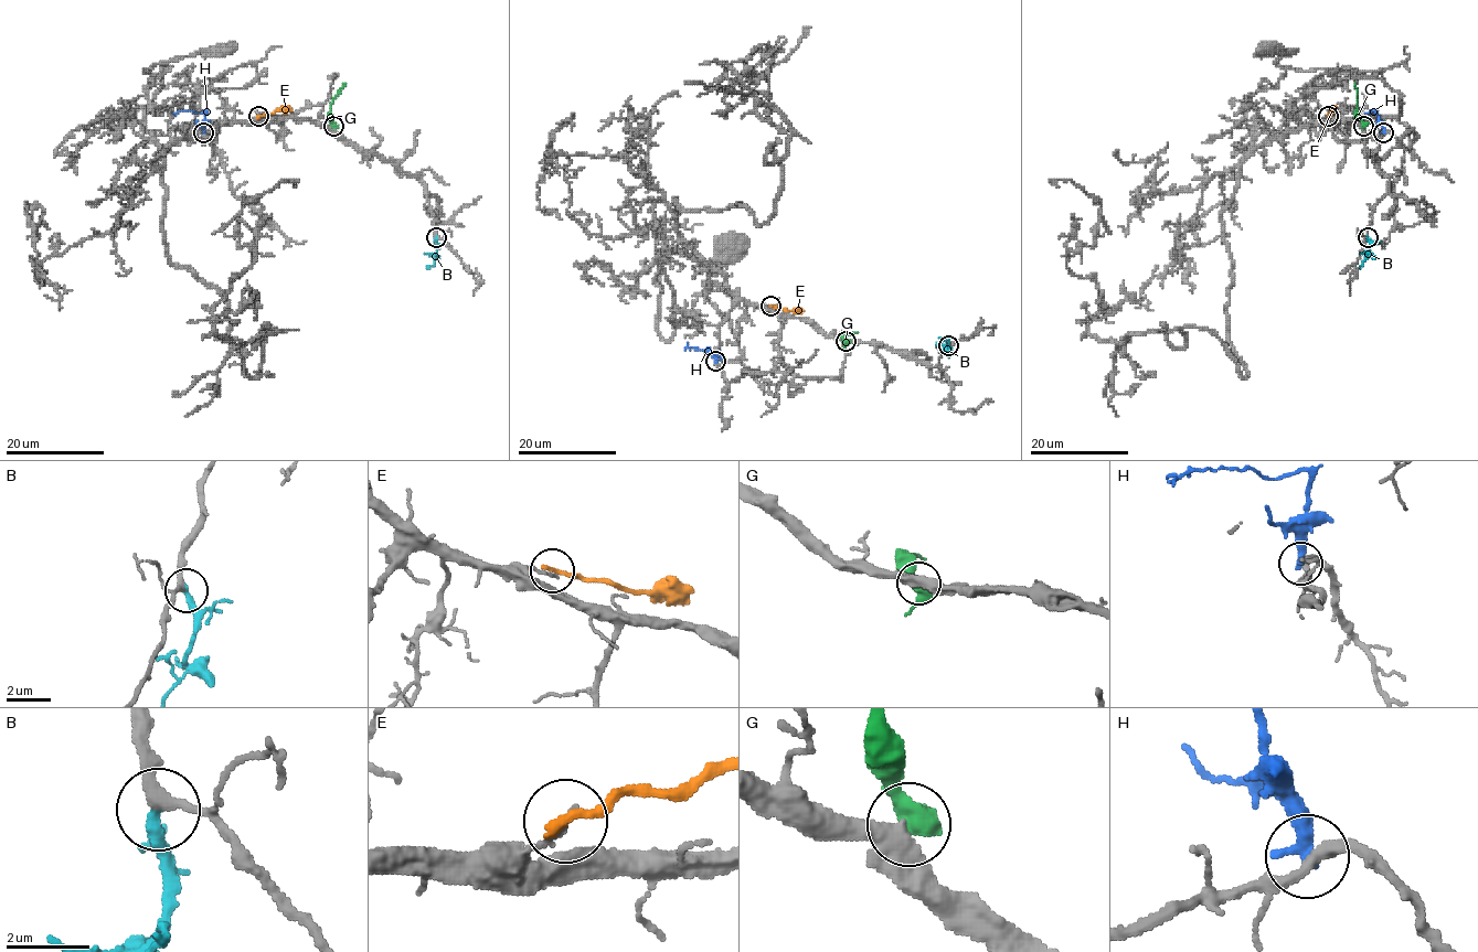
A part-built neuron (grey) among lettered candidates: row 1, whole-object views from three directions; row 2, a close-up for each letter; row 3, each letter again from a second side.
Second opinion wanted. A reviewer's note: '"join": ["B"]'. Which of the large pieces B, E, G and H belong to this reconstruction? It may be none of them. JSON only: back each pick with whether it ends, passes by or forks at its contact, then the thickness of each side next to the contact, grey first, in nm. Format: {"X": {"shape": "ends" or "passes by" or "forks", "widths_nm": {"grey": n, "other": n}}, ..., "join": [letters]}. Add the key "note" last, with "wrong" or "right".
{"B": {"shape": "ends", "widths_nm": {"grey": 280, "other": 320}}, "join": ["B"], "note": "right"}

